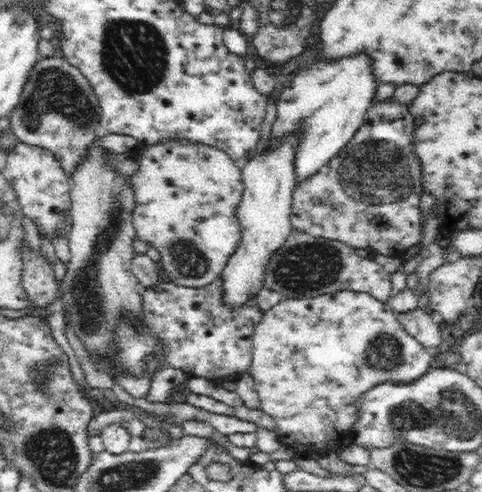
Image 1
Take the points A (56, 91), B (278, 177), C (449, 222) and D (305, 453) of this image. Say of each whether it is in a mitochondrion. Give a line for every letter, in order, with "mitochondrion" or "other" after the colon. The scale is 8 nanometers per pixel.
A: mitochondrion
B: other
C: other
D: other

